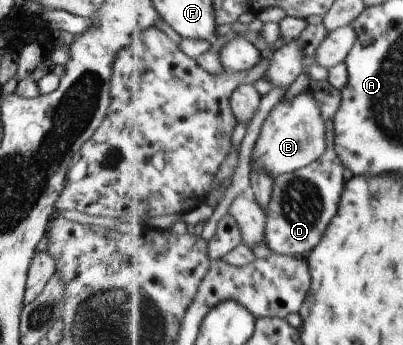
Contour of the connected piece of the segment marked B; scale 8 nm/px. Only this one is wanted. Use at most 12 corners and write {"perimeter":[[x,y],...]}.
{"perimeter":[[309,90],[275,107],[251,170],[276,178],[319,161],[329,126]]}

